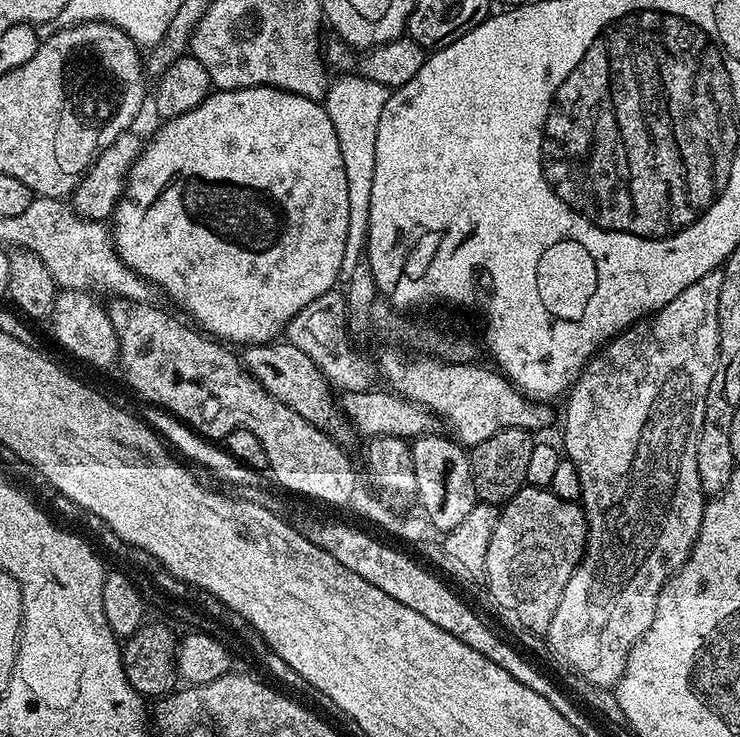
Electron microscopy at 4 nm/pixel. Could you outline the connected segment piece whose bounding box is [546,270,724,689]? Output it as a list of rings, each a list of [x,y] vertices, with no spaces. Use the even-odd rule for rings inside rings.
[[[723,271],[707,272],[698,282],[686,286],[674,302],[670,302],[659,312],[636,321],[631,328],[624,329],[618,336],[612,337],[607,344],[597,351],[596,355],[585,364],[580,376],[567,393],[568,409],[564,412],[564,444],[563,455],[574,466],[578,466],[578,474],[582,478],[580,500],[584,509],[584,517],[588,519],[588,542],[584,545],[584,556],[580,565],[570,574],[570,582],[566,582],[566,590],[562,590],[562,602],[558,602],[558,610],[554,610],[554,622],[550,622],[546,633],[546,648],[550,650],[573,673],[588,679],[599,687],[611,689],[620,680],[628,655],[633,646],[654,620],[658,594],[664,589],[667,580],[679,572],[680,567],[688,561],[694,542],[698,538],[698,530],[702,526],[706,497],[698,478],[698,434],[702,430],[702,414],[706,410],[706,390],[710,390],[710,378],[714,378],[714,370],[718,362],[718,294],[722,294]]]

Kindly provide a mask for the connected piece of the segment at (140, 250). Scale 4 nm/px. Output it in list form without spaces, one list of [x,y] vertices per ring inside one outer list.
[[[230,88],[227,90],[213,91],[201,104],[194,106],[194,110],[190,110],[173,120],[163,121],[159,126],[161,128],[153,134],[152,141],[149,144],[147,141],[141,147],[140,157],[137,158],[134,166],[128,172],[126,198],[121,198],[116,203],[116,210],[110,217],[110,231],[112,240],[116,244],[116,253],[122,258],[122,262],[126,266],[130,266],[141,278],[155,286],[159,291],[161,288],[178,307],[185,308],[197,320],[195,323],[205,333],[211,334],[221,341],[231,342],[233,345],[240,344],[239,346],[267,344],[275,341],[279,337],[276,335],[279,332],[281,335],[287,329],[288,323],[294,318],[294,314],[298,314],[304,306],[310,306],[310,302],[314,302],[314,298],[333,291],[337,287],[336,279],[341,279],[342,276],[340,267],[342,266],[342,254],[346,250],[346,226],[350,226],[350,198],[346,198],[346,170],[342,166],[342,150],[338,150],[338,134],[334,134],[334,126],[330,126],[330,118],[328,117],[327,110],[324,109],[323,103],[311,100],[305,96],[299,96],[293,92],[283,92],[277,88]]]

